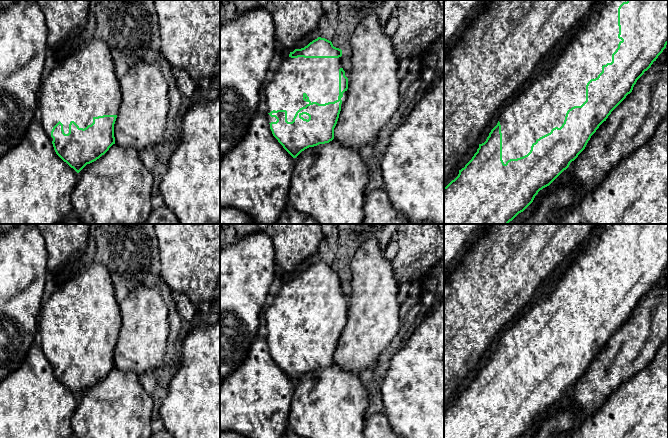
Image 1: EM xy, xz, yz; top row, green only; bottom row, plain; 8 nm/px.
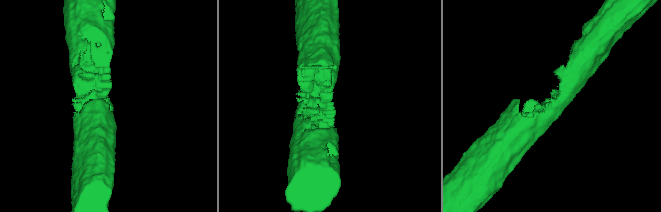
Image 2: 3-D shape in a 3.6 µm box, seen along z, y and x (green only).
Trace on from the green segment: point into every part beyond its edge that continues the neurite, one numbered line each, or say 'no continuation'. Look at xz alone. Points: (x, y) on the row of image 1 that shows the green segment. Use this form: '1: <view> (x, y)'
1: xz (317, 77)

